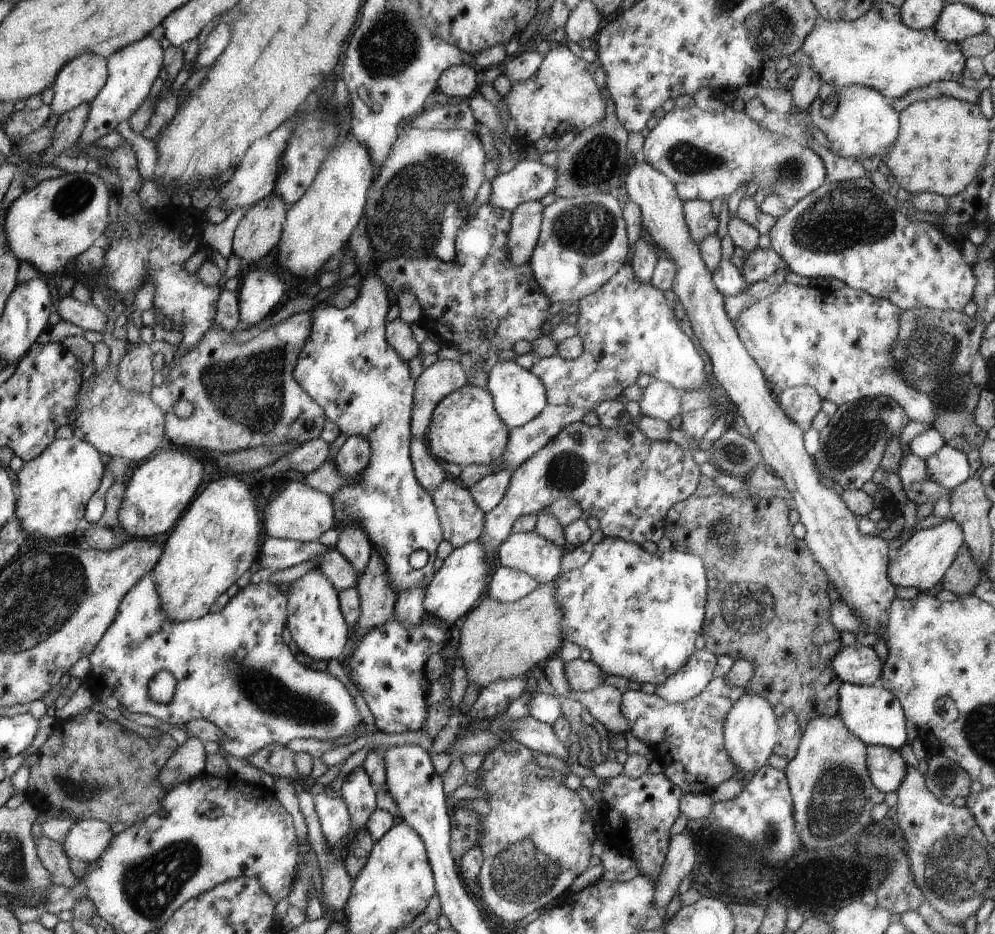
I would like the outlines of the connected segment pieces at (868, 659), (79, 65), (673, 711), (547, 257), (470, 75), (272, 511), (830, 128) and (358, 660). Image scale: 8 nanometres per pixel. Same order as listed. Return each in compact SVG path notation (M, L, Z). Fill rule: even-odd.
M859 644L843 647L832 662L832 669L843 683L870 686L883 674L884 663L873 650Z
M84 52L76 59L64 64L56 76L52 113L62 117L64 112L80 104L89 104L107 85L108 60L92 52Z
M715 677L698 696L680 703L667 702L658 694L644 694L640 690L625 691L621 697L620 710L628 720L630 733L640 742L646 743L654 752L664 768L663 774L672 784L682 789L684 795L710 794L718 784L730 780L736 774L738 766L727 752L723 725L728 712L732 711L735 703L744 694L744 687L732 686L728 684L728 680L724 680L724 677Z
M594 192L590 195L576 197L557 197L550 206L546 206L543 212L542 231L539 236L538 246L531 256L529 264L535 280L540 289L547 294L552 302L564 304L574 303L584 299L584 296L594 294L620 271L620 268L628 262L628 246L631 242L626 236L626 218L622 218L622 206L612 194L608 192Z
M453 65L440 76L440 93L468 100L477 91L481 72L472 65Z
M290 481L288 488L264 508L264 530L271 538L310 543L318 541L324 532L336 526L335 501L332 496L313 490L302 482Z
M822 83L818 98L810 104L807 114L812 124L822 130L829 142L829 149L840 157L864 159L882 156L888 148L895 144L900 134L900 114L892 108L892 98L868 86L851 85L842 88ZM829 96L836 96L838 106L836 112L826 118L822 115L822 105Z
M393 617L392 620L384 622L378 628L372 628L368 634L362 636L358 640L358 646L352 652L348 652L348 656L342 658L348 677L362 693L380 732L392 734L421 730L428 718L426 686L430 686L430 682L426 684L424 680L424 666L426 666L428 656L432 656L434 652L440 652L446 644L446 634L442 632L438 624L420 620L416 626L412 624L404 626L400 624L400 620Z

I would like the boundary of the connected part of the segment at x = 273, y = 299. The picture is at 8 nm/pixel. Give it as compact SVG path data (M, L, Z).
M267 270L250 272L237 291L239 321L248 329L259 326L266 316L274 314L276 304L285 292L285 282Z

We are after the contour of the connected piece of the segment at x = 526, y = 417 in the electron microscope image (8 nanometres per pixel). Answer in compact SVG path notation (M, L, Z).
M500 360L498 364L494 364L490 368L486 388L492 394L493 406L498 417L509 430L522 427L536 419L548 404L543 381L530 370L521 368L516 361Z

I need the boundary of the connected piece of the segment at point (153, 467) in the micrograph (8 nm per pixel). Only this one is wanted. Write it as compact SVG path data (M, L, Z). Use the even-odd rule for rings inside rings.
M158 450L153 457L140 464L126 482L126 493L120 506L120 526L131 538L154 538L154 534L166 534L180 518L186 506L196 496L202 482L202 464L178 450Z

